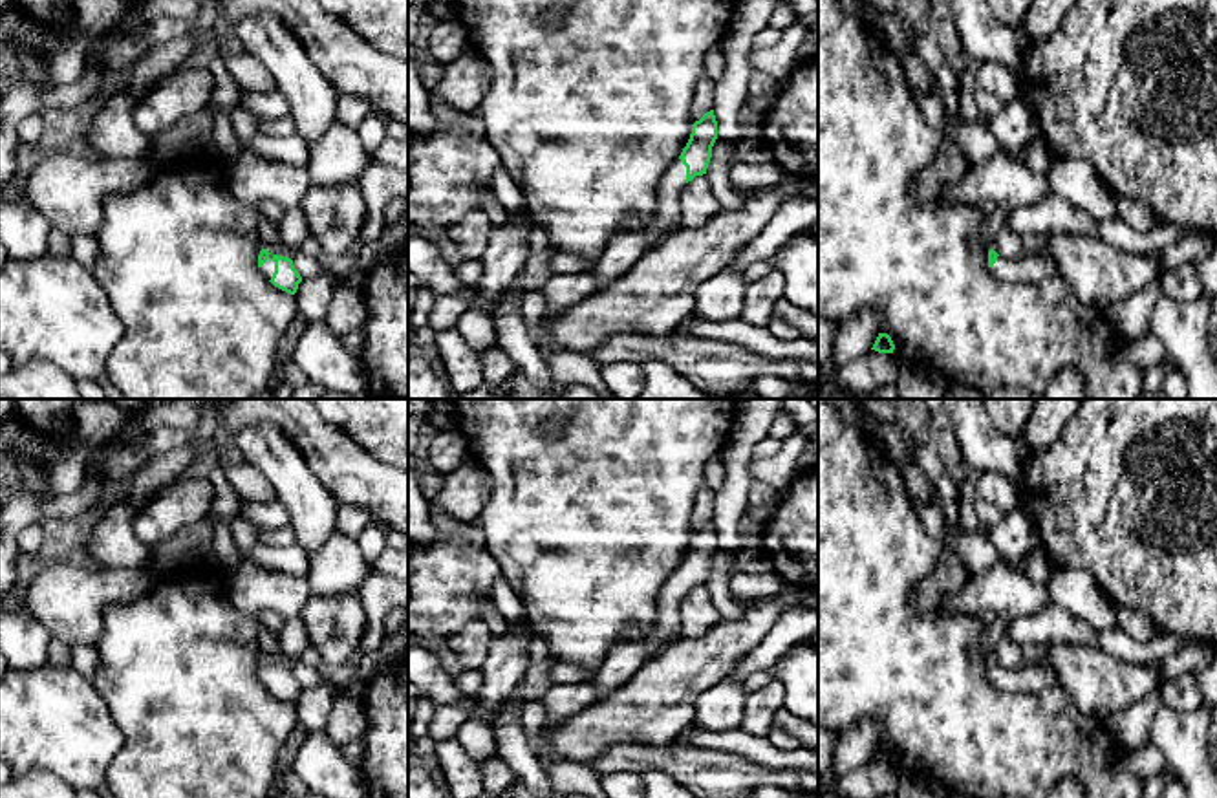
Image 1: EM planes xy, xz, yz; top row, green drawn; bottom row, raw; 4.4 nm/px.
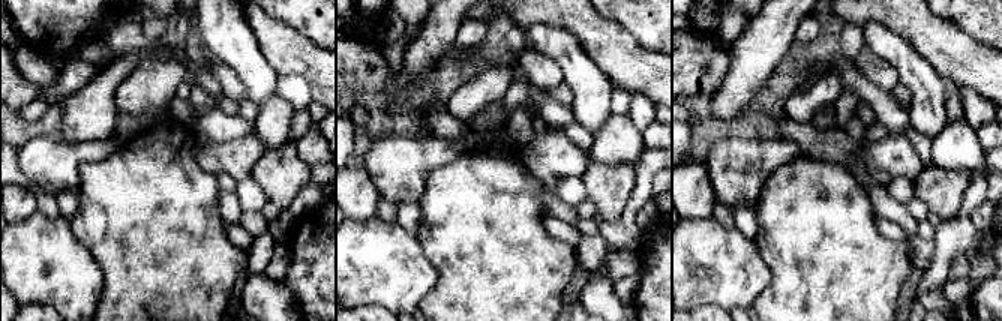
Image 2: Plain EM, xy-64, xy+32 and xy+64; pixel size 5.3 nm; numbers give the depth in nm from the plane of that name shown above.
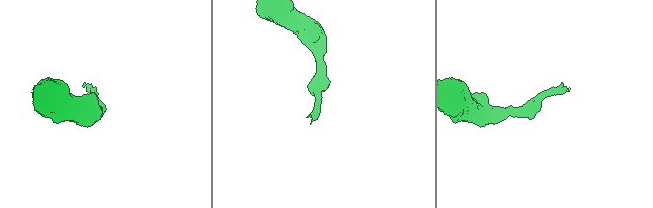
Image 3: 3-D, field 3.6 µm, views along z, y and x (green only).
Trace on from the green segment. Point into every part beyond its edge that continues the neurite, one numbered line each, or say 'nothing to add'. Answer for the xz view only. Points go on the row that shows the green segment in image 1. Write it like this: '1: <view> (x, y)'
1: xz (621, 253)

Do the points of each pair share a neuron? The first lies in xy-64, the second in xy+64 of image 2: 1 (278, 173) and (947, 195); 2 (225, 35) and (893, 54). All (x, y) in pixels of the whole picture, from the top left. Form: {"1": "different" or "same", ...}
{"1": "same", "2": "same"}

